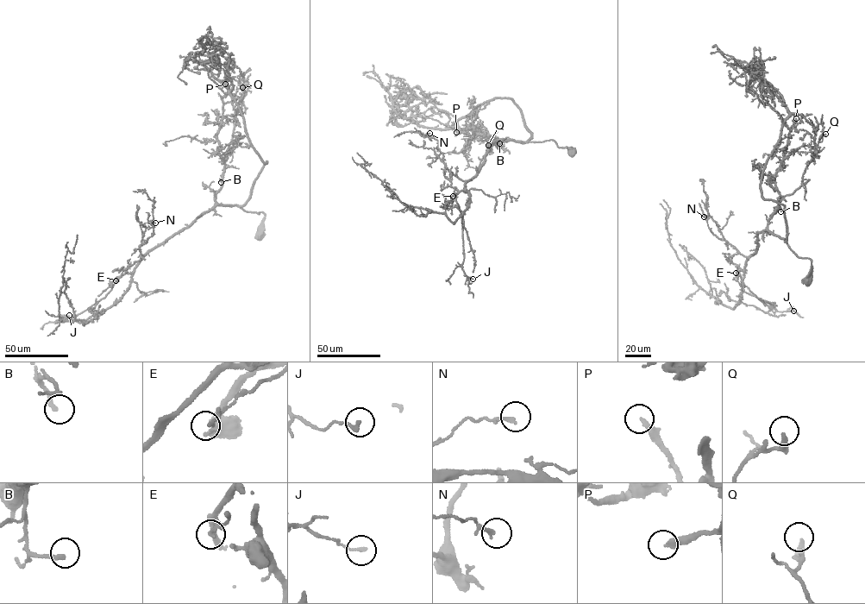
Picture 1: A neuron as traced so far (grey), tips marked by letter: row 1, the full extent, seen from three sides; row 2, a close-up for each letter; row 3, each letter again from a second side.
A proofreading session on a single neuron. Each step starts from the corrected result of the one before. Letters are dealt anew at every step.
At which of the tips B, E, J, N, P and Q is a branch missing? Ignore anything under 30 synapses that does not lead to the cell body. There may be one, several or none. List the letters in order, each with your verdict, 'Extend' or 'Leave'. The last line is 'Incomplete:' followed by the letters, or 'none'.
B: Leave
E: Leave
J: Leave
N: Leave
P: Extend
Q: Leave
Incomplete: P

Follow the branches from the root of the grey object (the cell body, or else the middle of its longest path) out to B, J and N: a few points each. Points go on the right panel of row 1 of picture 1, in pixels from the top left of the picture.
B: (807, 281), (811, 259), (798, 256), (785, 240), (767, 228), (773, 213), (778, 209), (780, 211)
J: (807, 281), (811, 259), (772, 232), (757, 233), (742, 280), (771, 308), (793, 311)
N: (807, 281), (811, 260), (785, 240), (757, 233), (756, 251), (746, 256), (704, 217)

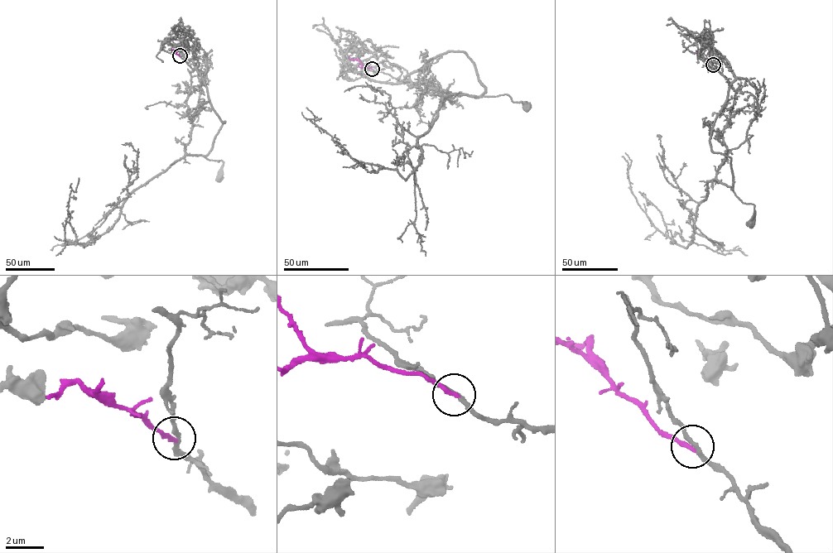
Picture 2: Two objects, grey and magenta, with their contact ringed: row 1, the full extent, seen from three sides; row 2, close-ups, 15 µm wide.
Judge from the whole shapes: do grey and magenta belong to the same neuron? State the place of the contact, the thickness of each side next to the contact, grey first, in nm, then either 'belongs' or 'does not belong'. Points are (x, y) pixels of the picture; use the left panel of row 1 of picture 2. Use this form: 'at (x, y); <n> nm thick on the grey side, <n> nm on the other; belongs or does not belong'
at (180, 55); 200 nm thick on the grey side, 240 nm on the other; belongs

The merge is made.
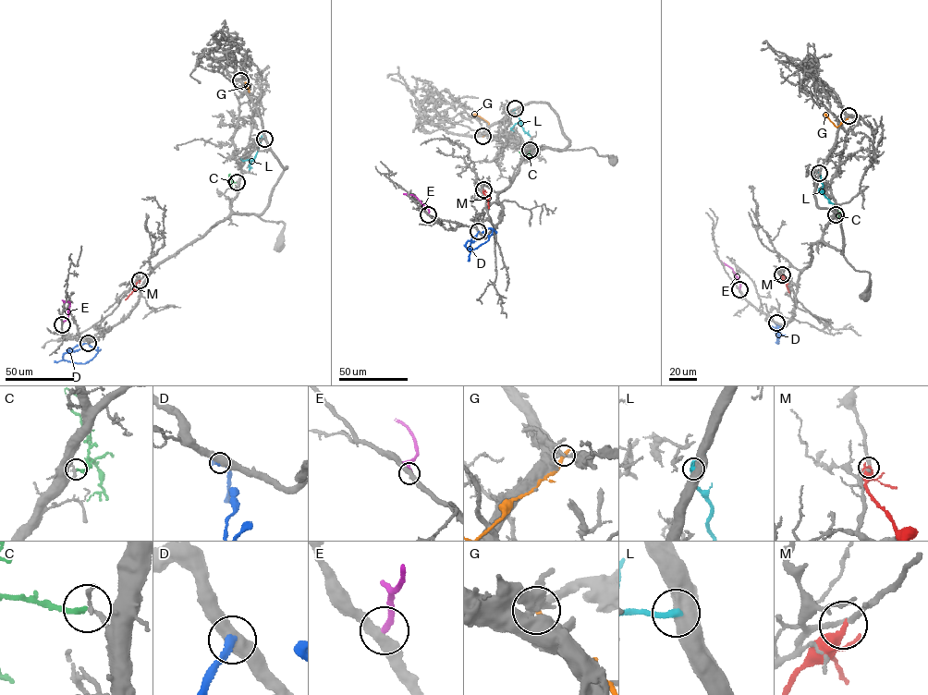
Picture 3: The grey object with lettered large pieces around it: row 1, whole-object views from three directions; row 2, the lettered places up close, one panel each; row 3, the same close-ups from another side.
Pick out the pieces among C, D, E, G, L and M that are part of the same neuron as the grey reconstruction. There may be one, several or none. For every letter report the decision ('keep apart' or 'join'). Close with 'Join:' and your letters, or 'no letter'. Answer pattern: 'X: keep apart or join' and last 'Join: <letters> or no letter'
C: join
D: keep apart
E: keep apart
G: keep apart
L: keep apart
M: keep apart
Join: C

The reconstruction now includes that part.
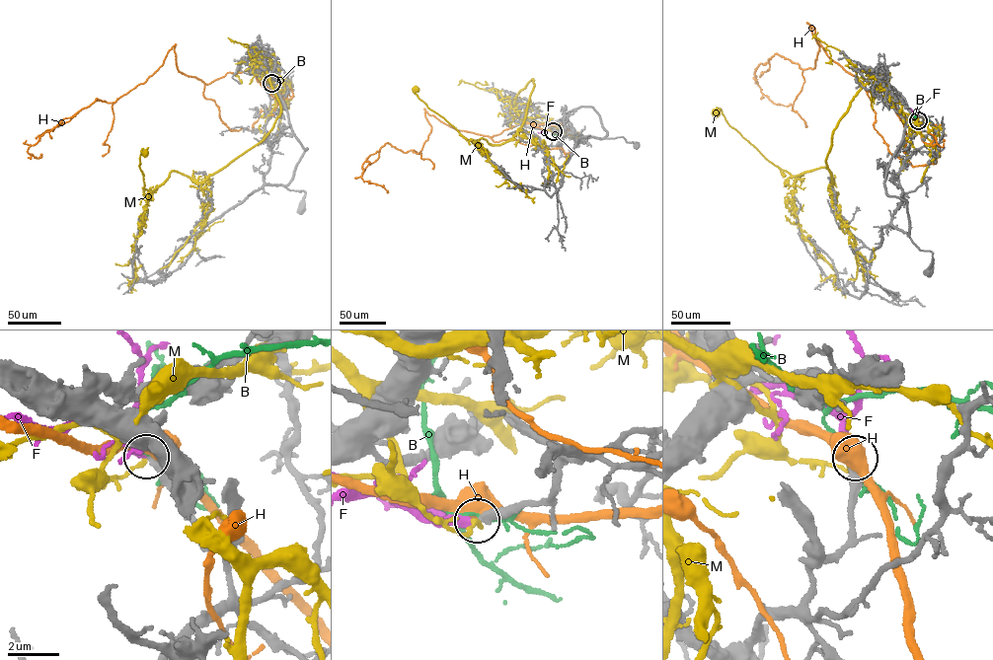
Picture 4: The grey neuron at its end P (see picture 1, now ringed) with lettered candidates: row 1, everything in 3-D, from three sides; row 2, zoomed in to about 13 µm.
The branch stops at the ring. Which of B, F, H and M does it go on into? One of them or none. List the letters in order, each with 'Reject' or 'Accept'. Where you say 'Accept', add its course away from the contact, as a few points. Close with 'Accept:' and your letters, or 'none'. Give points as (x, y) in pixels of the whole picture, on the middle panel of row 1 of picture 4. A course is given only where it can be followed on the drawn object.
B: Reject
F: Accept. Its course: (553, 131), (537, 131)
H: Reject
M: Reject
Accept: F

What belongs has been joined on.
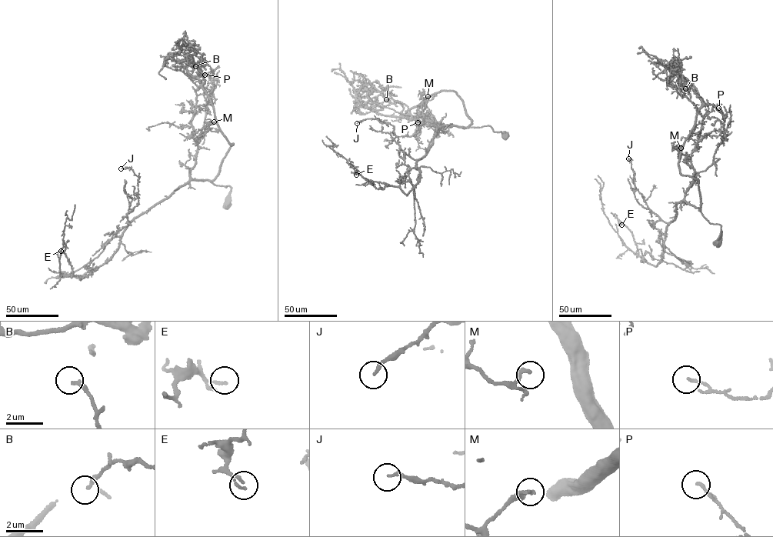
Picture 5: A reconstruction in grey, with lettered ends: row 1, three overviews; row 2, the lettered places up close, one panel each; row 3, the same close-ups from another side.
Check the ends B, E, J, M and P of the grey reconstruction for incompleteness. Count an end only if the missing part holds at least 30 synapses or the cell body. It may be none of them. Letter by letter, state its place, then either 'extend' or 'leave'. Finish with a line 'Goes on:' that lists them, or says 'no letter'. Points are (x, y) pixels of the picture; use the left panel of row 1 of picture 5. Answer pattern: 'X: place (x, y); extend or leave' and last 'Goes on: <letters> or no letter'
B: place (195, 66); leave
E: place (61, 251); leave
J: place (121, 168); leave
M: place (214, 121); leave
P: place (204, 75); leave
Goes on: no letter

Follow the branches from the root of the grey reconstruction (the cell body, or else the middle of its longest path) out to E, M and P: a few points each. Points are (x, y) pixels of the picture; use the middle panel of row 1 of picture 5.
E: (506, 135), (489, 125), (437, 128), (407, 195), (356, 175)
M: (506, 135), (494, 131), (489, 125), (443, 126), (426, 120), (420, 98), (428, 96)
P: (506, 135), (494, 131), (489, 125), (458, 128), (442, 124), (443, 132), (436, 130), (435, 122), (418, 122)

